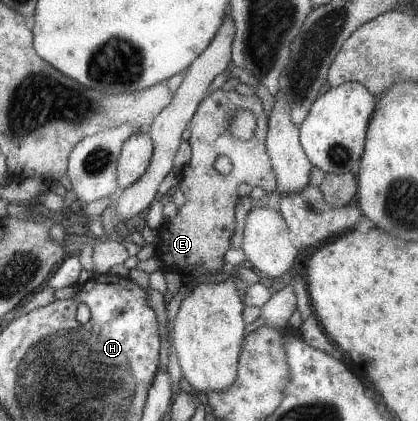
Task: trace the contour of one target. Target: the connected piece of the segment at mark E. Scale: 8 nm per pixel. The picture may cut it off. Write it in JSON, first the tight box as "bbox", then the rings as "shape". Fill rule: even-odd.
{"bbox":[155,89,277,274],"shape":[[[217,89],[206,94],[199,102],[193,117],[189,120],[190,159],[179,170],[178,187],[185,197],[185,202],[177,210],[173,219],[161,223],[158,230],[158,240],[155,247],[155,257],[166,269],[178,273],[195,269],[195,265],[203,267],[203,271],[210,274],[222,267],[223,255],[229,246],[229,239],[235,228],[235,204],[238,196],[235,191],[247,177],[269,177],[269,191],[277,187],[275,173],[271,167],[269,155],[265,149],[268,130],[268,115],[263,109],[261,101],[255,95],[242,96],[234,90],[223,91]],[[247,109],[255,115],[255,133],[247,141],[233,139],[227,125],[235,111]],[[217,157],[228,157],[231,161],[231,171],[221,175],[213,169],[213,162]]]}

